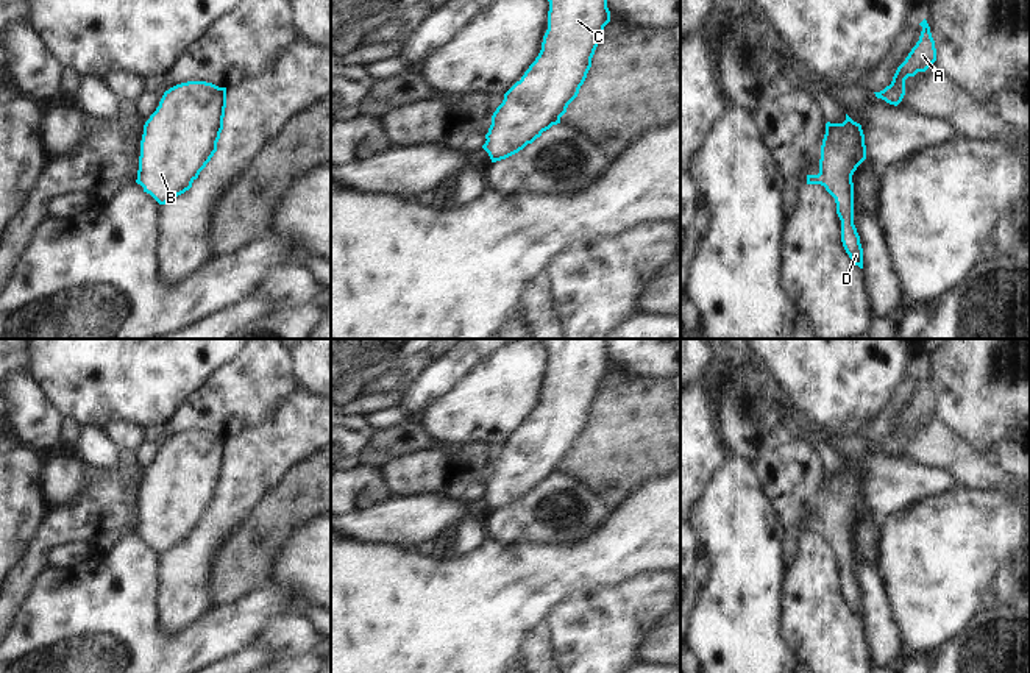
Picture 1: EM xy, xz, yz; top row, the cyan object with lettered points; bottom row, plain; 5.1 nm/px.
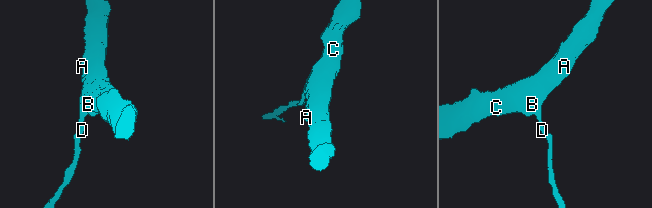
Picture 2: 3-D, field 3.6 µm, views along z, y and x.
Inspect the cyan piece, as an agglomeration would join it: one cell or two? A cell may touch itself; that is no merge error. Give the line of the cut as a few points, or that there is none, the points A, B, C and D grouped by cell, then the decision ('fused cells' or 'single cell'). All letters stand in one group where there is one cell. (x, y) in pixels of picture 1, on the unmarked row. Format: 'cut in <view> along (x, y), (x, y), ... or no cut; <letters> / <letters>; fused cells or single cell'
no cut; A B C D; single cell

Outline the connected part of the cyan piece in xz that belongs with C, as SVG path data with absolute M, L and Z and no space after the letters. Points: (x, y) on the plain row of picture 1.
M542 339L542 342L549 351L548 379L538 406L521 429L504 443L503 453L492 465L487 490L482 495L492 512L518 503L543 481L560 473L560 467L587 428L598 390L610 372L607 339Z

